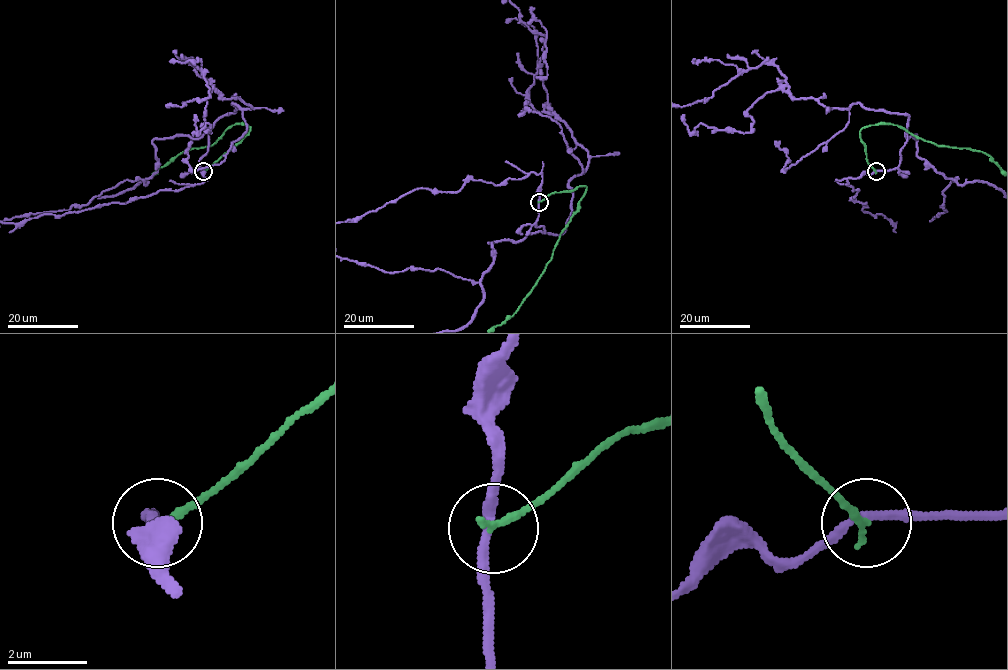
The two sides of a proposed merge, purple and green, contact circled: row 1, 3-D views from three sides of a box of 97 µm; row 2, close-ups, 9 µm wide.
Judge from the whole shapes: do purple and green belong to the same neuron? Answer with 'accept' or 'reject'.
reject

